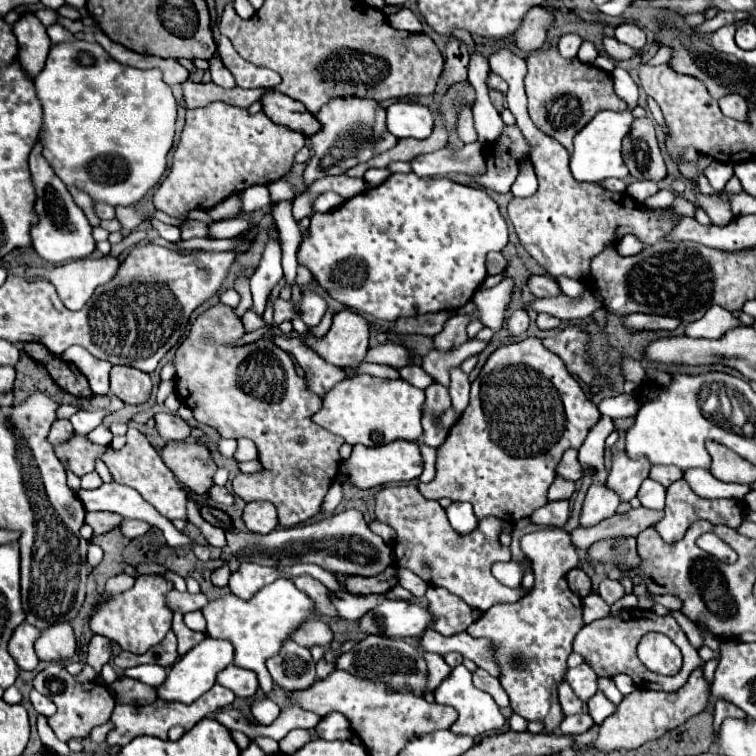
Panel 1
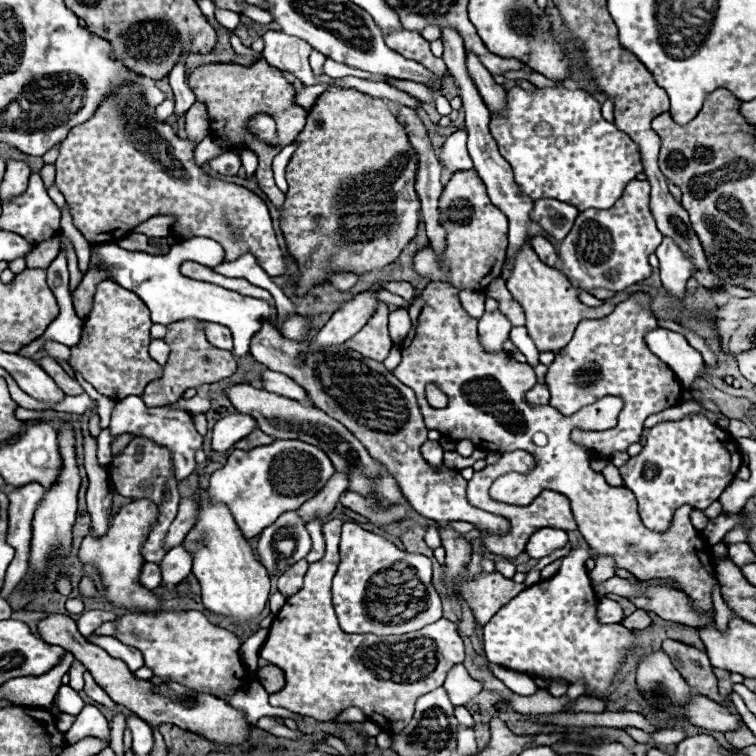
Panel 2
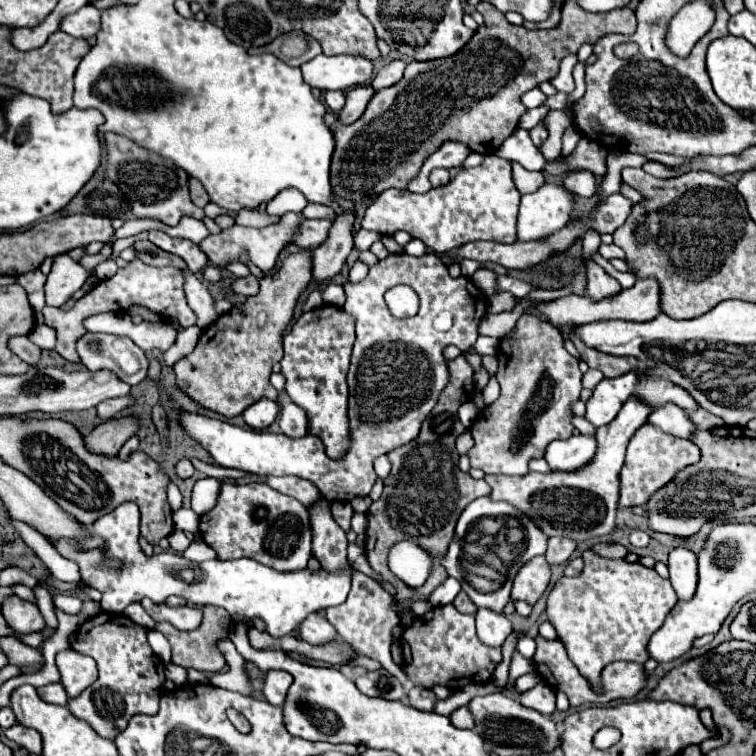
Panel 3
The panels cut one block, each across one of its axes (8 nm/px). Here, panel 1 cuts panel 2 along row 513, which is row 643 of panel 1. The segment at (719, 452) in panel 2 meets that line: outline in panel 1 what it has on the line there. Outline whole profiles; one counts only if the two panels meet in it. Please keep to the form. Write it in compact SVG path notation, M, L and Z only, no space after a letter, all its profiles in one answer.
M650 632L644 634L638 644L638 658L646 664L648 670L664 676L674 676L682 668L680 648L666 638L666 634Z

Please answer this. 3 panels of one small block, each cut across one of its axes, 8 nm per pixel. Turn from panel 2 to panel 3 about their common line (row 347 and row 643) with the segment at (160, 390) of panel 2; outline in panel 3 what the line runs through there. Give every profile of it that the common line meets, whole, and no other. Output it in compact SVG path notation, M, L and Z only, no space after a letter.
M216 606L204 608L204 620L200 628L192 632L180 632L170 622L156 624L156 630L162 632L172 646L172 662L184 668L196 668L200 672L220 672L222 670L222 654L218 654L216 640L218 636L228 636L228 628L230 628L230 614L226 614L226 610L218 610Z

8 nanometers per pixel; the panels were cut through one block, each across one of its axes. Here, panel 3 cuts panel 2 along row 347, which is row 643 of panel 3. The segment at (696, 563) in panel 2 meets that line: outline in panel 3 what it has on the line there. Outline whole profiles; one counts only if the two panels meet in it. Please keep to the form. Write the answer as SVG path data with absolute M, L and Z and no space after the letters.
M452 604L436 606L428 614L414 620L402 634L404 670L416 686L432 688L434 684L446 686L452 692L466 684L482 684L492 678L496 664L502 660L500 648L482 646L476 636L474 616L460 614Z

